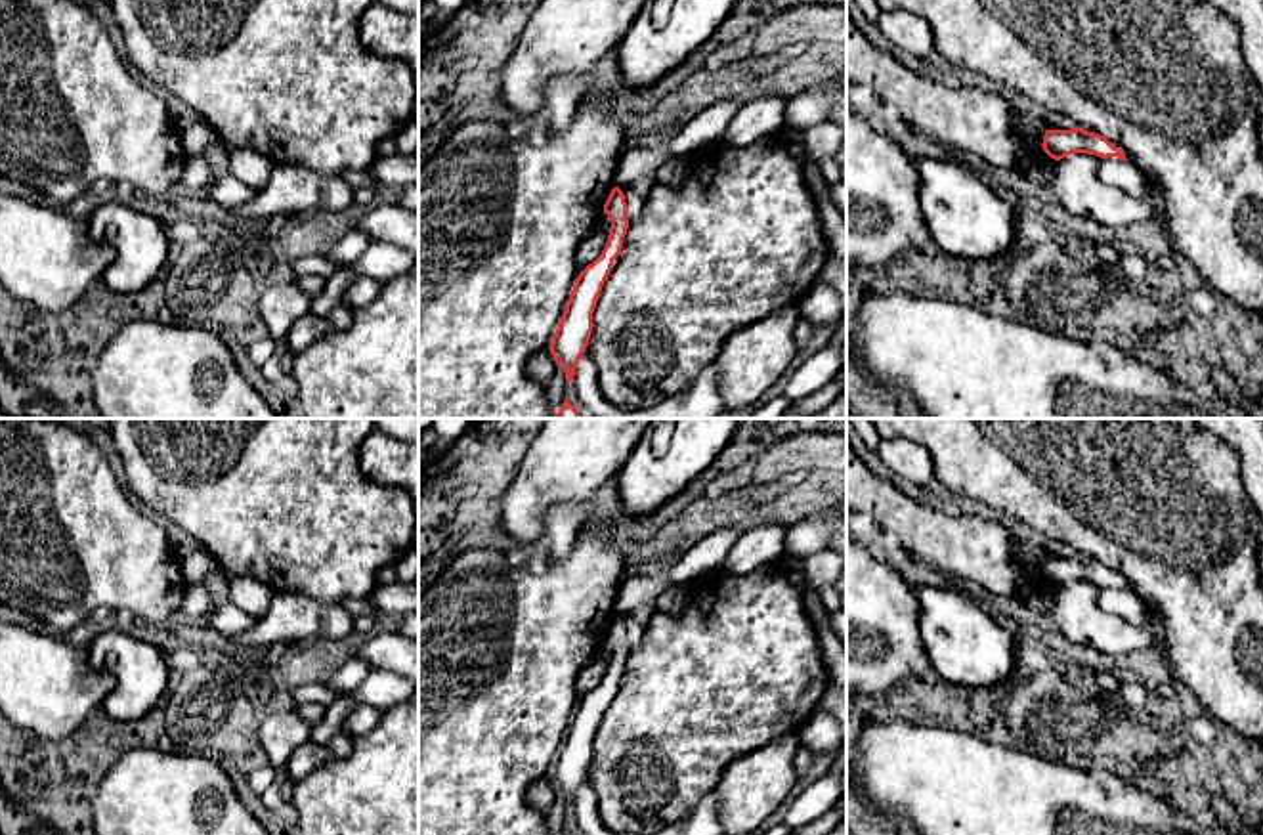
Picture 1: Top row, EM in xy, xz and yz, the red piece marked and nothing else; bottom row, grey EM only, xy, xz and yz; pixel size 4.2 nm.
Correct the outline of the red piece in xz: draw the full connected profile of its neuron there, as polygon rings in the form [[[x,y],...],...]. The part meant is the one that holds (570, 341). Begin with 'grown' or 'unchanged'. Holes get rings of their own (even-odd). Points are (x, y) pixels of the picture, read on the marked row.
unchanged; [[[619,187],[611,189],[604,204],[604,214],[611,220],[608,243],[602,254],[575,279],[566,311],[548,348],[554,361],[562,365],[567,382],[573,382],[577,363],[589,346],[596,302],[613,260],[621,254],[623,239],[629,229],[627,203]]]

